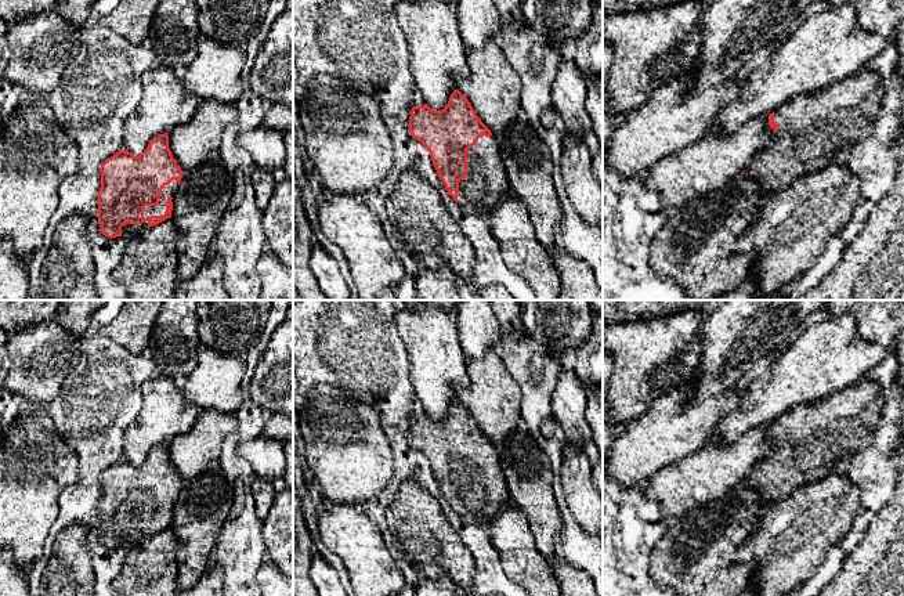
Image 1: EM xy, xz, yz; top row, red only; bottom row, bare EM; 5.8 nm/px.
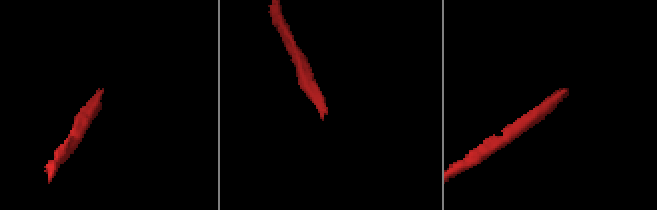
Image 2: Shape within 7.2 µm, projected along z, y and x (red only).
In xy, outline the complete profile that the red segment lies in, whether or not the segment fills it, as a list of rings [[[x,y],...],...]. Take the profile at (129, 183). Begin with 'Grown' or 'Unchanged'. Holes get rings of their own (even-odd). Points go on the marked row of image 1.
Grown. [[[169,136],[153,137],[147,149],[134,156],[119,151],[100,167],[101,188],[98,191],[98,223],[108,238],[134,236],[171,217],[173,202],[184,171],[177,165],[169,148]]]

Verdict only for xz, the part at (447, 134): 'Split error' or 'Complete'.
Split error

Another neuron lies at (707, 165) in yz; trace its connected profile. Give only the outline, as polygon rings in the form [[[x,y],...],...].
[[[769,115],[757,116],[730,134],[708,131],[697,142],[659,160],[647,171],[646,185],[661,196],[669,212],[676,210],[738,177],[774,136]]]

